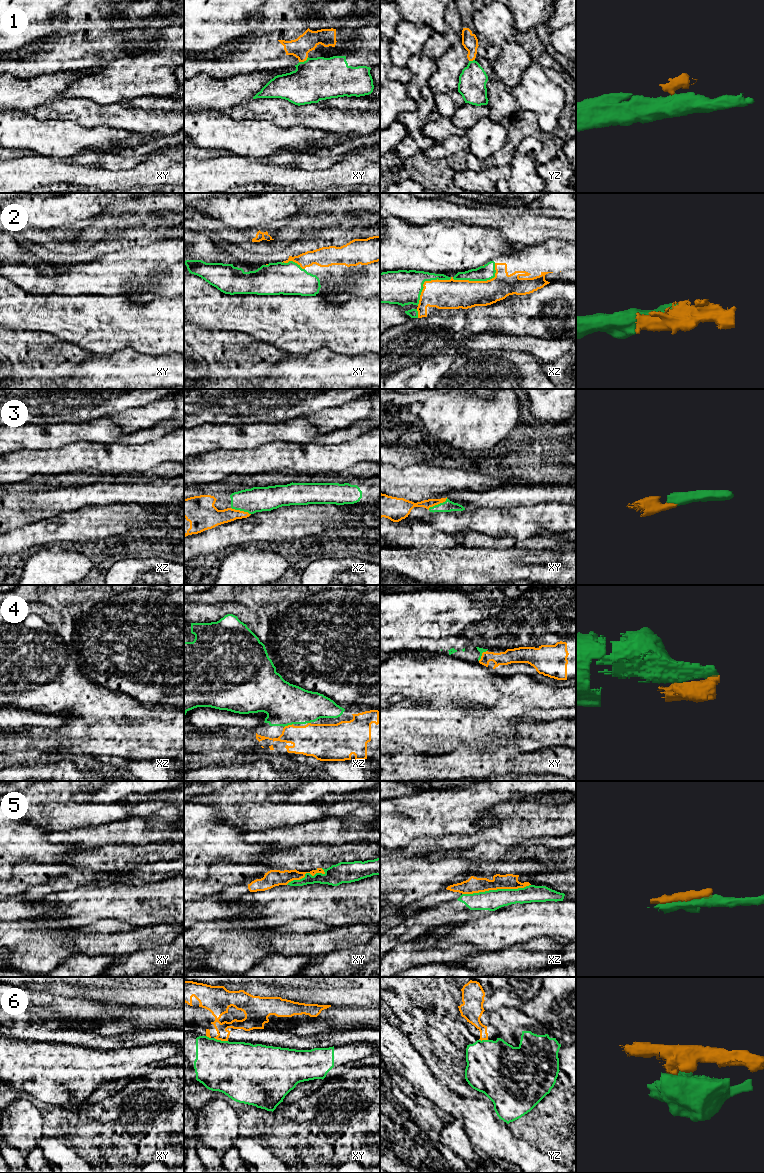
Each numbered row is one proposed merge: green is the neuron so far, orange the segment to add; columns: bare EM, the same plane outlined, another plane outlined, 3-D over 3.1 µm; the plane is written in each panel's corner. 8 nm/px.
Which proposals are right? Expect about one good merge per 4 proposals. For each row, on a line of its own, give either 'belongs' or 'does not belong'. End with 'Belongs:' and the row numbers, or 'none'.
1: does not belong
2: belongs
3: belongs
4: belongs
5: does not belong
6: does not belong
Belongs: 2, 3, 4

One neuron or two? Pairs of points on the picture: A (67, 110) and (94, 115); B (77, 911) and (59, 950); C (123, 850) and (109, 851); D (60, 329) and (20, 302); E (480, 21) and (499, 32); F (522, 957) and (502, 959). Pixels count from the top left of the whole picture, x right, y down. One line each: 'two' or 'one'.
A: one
B: two
C: one
D: one
E: one
F: one

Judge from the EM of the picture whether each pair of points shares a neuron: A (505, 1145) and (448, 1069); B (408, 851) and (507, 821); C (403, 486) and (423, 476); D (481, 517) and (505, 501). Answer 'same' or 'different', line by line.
A: different
B: same
C: same
D: different

